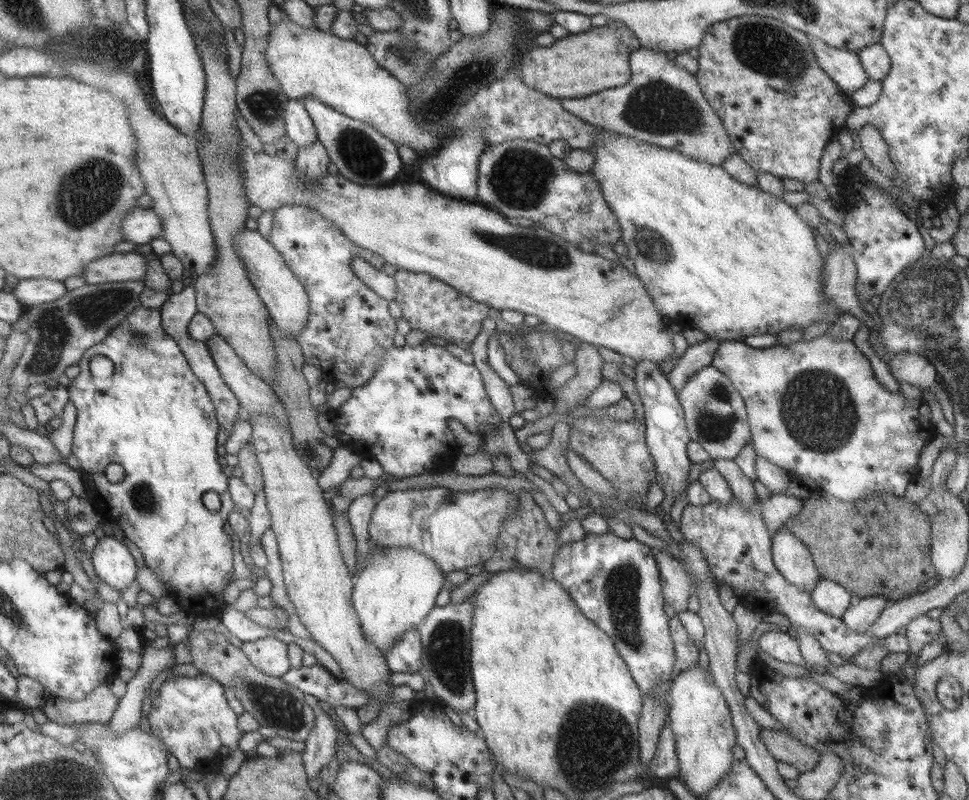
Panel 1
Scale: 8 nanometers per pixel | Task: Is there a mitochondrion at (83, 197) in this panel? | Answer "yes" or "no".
yes

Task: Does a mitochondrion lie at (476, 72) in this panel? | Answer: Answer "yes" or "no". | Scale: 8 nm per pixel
yes

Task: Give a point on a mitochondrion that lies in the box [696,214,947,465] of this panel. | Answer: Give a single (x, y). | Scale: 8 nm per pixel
(817, 410)

